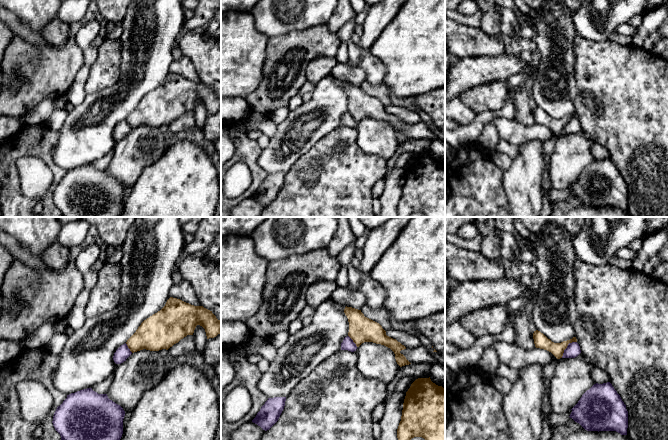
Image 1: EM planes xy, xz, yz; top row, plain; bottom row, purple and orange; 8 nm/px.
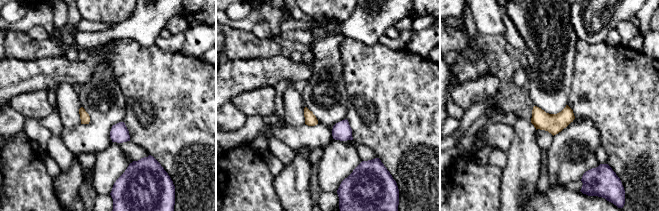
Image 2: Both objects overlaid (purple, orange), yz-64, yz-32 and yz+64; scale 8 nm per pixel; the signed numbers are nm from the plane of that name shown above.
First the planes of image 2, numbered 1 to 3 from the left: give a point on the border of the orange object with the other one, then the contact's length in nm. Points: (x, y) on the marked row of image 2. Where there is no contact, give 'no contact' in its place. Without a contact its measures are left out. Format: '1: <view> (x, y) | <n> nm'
1: no contact
2: no contact
3: no contact

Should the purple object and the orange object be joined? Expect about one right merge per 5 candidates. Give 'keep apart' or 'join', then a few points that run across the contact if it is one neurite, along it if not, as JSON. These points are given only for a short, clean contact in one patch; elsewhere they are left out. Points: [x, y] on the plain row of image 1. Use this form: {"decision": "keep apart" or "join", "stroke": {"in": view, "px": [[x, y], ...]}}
{"decision": "keep apart", "stroke": {"in": "yz", "px": [[576, 117], [568, 120], [561, 133]]}}

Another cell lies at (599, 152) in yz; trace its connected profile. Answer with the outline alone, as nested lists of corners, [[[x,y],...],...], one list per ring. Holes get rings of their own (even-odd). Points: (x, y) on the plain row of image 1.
[[[597,143],[592,145],[591,154],[595,159],[598,159],[598,160],[607,159],[610,157],[608,150]]]

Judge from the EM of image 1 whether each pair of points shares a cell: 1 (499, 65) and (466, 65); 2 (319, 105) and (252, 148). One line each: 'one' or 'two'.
1: one
2: two

